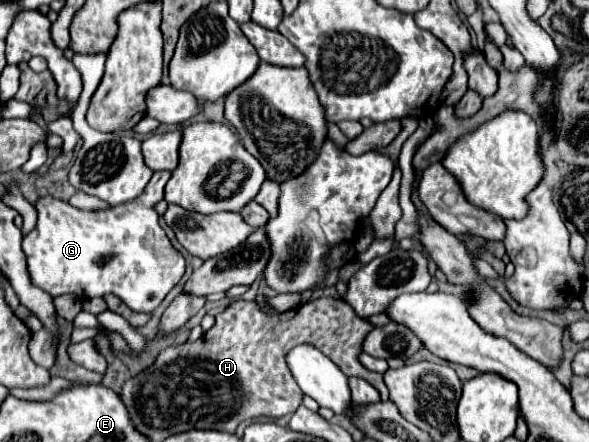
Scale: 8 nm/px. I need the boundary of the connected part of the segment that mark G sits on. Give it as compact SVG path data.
M155 171L141 197L101 211L81 211L55 197L41 197L35 205L39 213L37 227L23 237L23 251L33 283L53 297L73 293L77 297L91 299L113 293L119 299L123 299L133 311L151 313L185 273L183 255L171 245L171 241L159 225L159 215L155 213L155 209L151 209L157 201L163 199L163 187L169 181L169 177L169 171Z

